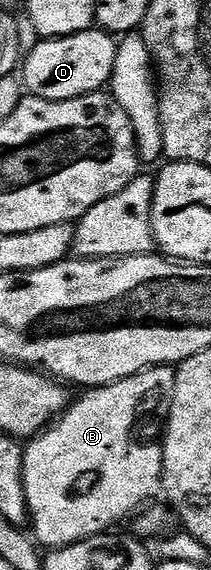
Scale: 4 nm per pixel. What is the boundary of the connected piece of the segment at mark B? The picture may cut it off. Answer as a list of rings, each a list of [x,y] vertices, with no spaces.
[[[155,365],[111,385],[99,385],[96,389],[83,392],[83,397],[75,405],[73,402],[65,413],[25,446],[22,486],[28,521],[31,526],[34,524],[32,536],[39,546],[47,550],[62,549],[73,541],[85,541],[87,537],[105,534],[129,513],[136,512],[154,492],[159,492],[162,447],[156,438],[170,415],[174,374],[175,370],[169,365]]]

